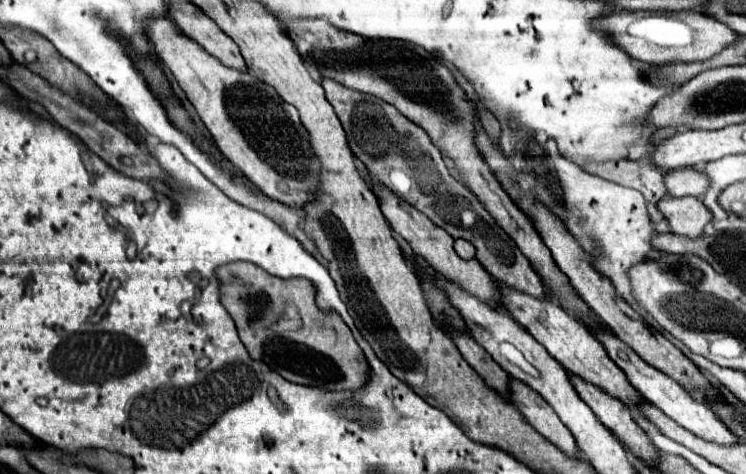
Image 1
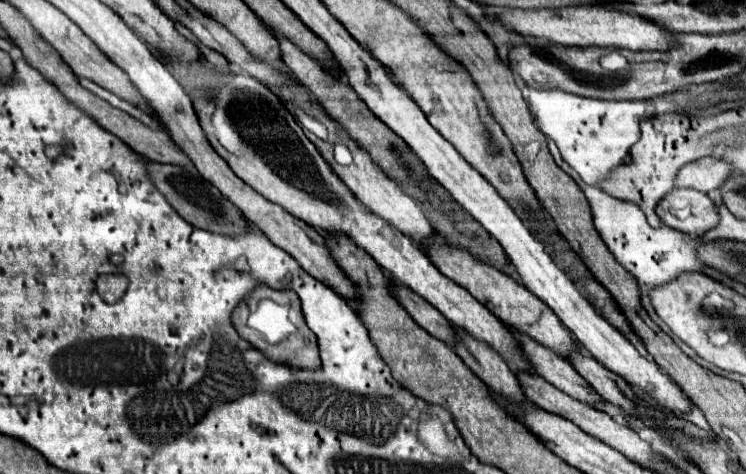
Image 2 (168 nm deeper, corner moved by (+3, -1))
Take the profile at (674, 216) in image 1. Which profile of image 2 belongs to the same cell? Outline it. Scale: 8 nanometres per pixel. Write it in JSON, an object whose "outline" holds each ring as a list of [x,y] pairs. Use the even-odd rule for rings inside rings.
{"outline":[[[672,189],[657,205],[656,215],[668,227],[694,235],[704,235],[720,221],[714,202],[696,189]]]}

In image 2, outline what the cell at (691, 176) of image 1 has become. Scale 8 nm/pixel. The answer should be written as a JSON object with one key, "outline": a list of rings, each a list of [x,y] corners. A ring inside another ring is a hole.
{"outline":[[[702,157],[698,161],[686,163],[676,177],[676,187],[690,187],[702,193],[722,187],[722,183],[730,177],[728,163],[716,157]]]}

